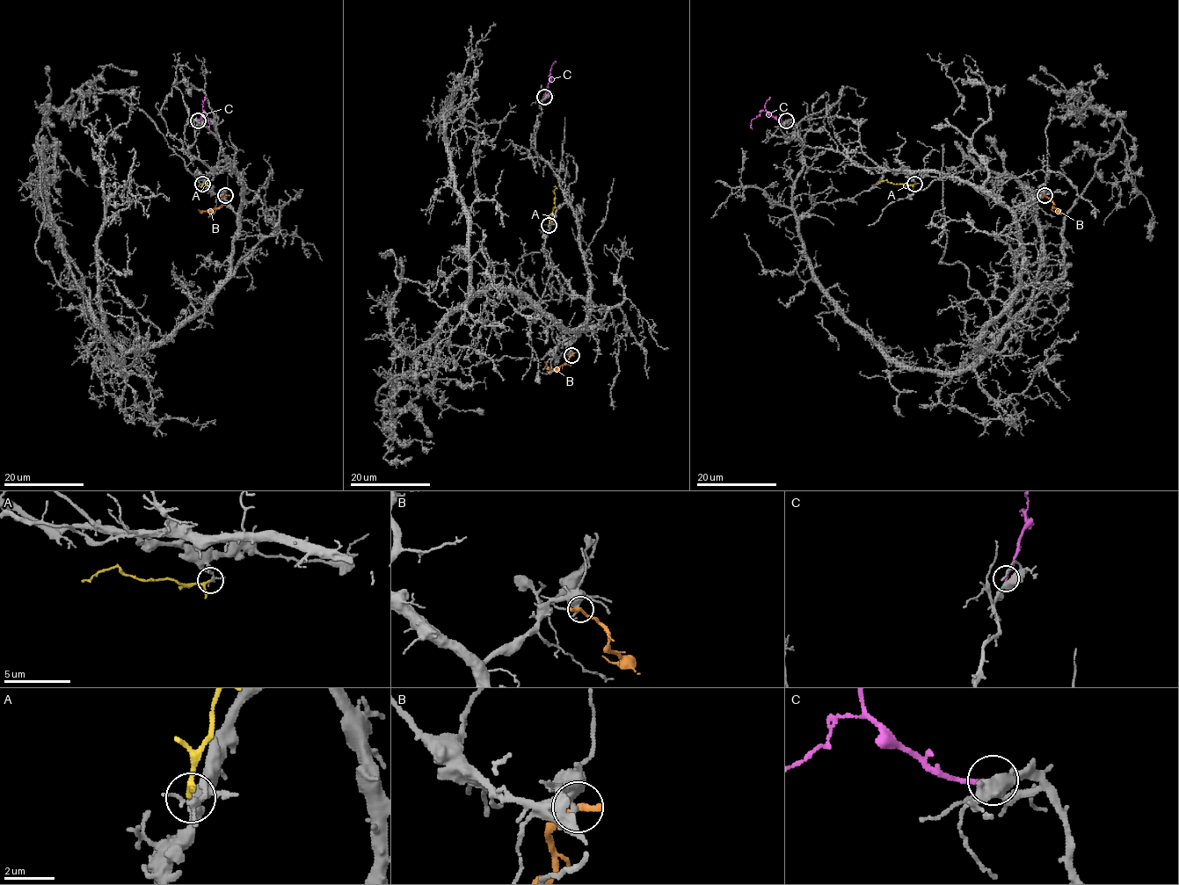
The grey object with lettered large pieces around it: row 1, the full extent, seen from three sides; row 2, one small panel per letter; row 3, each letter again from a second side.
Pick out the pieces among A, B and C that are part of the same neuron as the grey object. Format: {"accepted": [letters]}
{"accepted": ["C"]}

